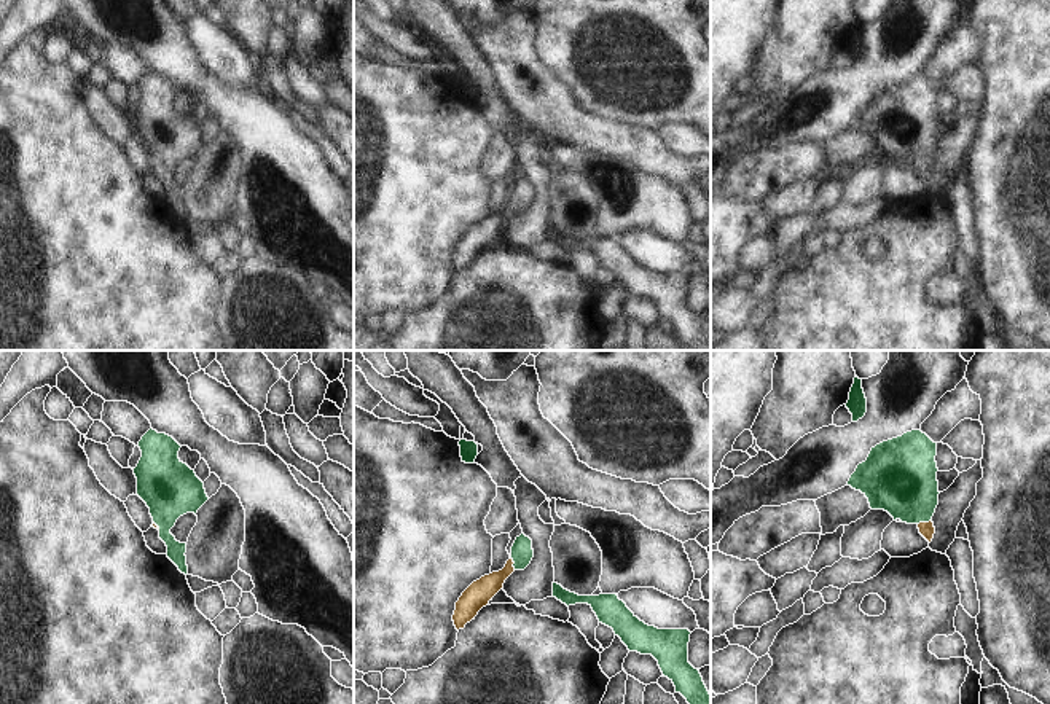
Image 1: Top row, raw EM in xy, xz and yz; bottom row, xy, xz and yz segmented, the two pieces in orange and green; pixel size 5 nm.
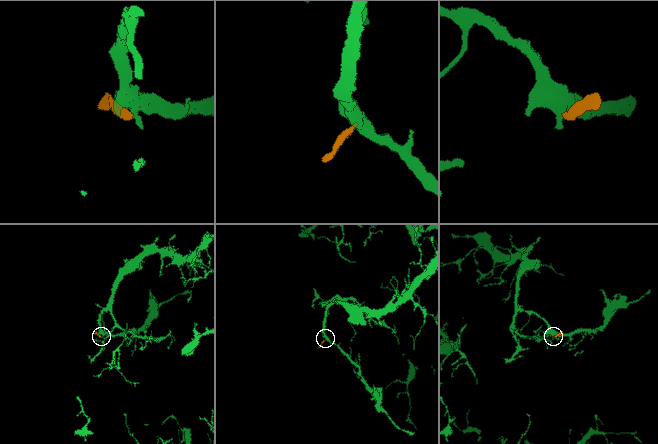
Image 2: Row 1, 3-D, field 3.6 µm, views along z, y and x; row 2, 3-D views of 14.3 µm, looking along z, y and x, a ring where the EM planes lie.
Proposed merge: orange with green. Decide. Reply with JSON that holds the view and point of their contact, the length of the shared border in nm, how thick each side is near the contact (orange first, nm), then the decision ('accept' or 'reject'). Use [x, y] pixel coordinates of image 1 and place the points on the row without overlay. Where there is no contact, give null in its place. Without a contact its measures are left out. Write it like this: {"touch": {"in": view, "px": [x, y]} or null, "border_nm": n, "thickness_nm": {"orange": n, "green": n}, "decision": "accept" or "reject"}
{"touch": {"in": "yz", "px": [924, 166]}, "border_nm": 80, "thickness_nm": {"orange": 80, "green": 360}, "decision": "accept"}

